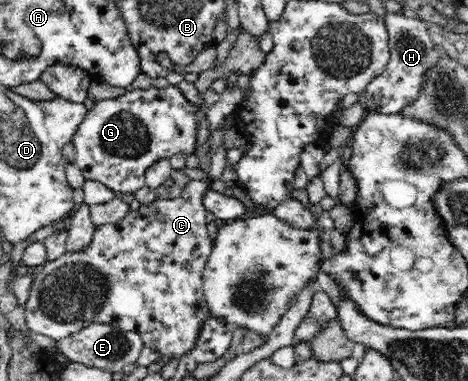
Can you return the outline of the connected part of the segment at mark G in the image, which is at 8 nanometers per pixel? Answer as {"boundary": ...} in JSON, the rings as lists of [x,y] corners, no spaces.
{"boundary":[[[172,84],[166,89],[137,89],[128,91],[116,99],[99,100],[73,135],[71,143],[75,148],[74,165],[79,167],[86,180],[106,185],[119,193],[135,193],[146,185],[146,172],[159,160],[169,160],[179,153],[191,155],[196,152],[197,106],[185,99],[177,86]]]}

